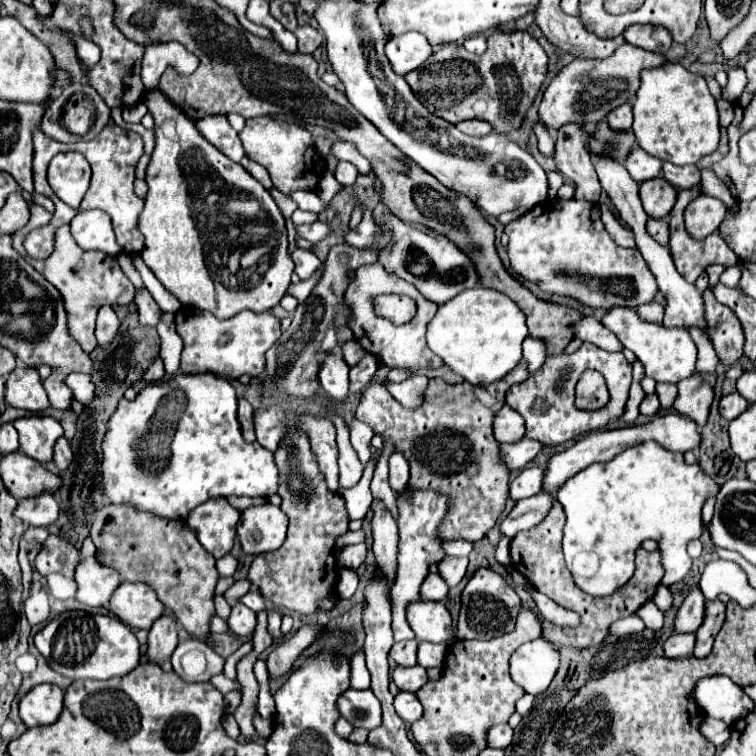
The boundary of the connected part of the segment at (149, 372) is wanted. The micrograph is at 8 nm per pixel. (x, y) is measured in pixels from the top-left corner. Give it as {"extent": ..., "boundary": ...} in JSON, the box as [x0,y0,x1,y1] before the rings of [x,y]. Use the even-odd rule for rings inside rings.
{"extent":[145,357,165,383],"boundary":[[[158,357],[151,366],[145,371],[145,382],[147,383],[154,383],[157,380],[161,380],[162,377],[165,375],[164,366],[162,359]]]}

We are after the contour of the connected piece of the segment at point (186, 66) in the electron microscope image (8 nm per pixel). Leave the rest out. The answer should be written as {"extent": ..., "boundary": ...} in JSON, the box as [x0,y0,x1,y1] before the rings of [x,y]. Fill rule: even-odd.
{"extent":[141,42,199,92],"boundary":[[[177,42],[147,46],[141,62],[141,80],[145,84],[145,92],[157,90],[159,78],[167,66],[173,66],[183,74],[191,74],[199,66],[199,60],[191,52],[185,52]]]}

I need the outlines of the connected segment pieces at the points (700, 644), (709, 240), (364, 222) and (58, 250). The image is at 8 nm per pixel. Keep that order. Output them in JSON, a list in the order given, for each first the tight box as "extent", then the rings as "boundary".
[{"extent":[693,600,726,658],"boundary":[[[706,600],[705,603],[705,620],[701,624],[701,628],[697,630],[697,646],[695,646],[695,652],[693,656],[697,658],[703,658],[711,652],[713,648],[713,640],[717,636],[717,632],[721,630],[723,626],[723,620],[725,620],[726,604],[719,601]]]},{"extent":[669,208,737,282],"boundary":[[[675,208],[669,214],[669,228],[671,228],[671,240],[669,240],[669,252],[675,260],[675,266],[685,280],[695,282],[705,268],[689,268],[691,264],[709,266],[709,264],[723,264],[733,266],[737,264],[735,252],[725,244],[725,240],[713,233],[704,240],[695,240],[689,236],[689,232],[683,226],[683,210]]]},{"extent":[345,210,377,248],"boundary":[[[363,210],[363,218],[355,230],[345,232],[345,242],[355,248],[367,248],[375,242],[377,226],[373,222],[373,214],[369,210]]]},{"extent":[25,224,135,354],"boundary":[[[69,224],[61,226],[55,232],[55,252],[45,260],[33,260],[25,256],[25,260],[45,276],[63,296],[63,304],[67,308],[67,326],[71,338],[79,342],[79,346],[91,354],[97,346],[95,340],[95,320],[101,306],[127,306],[135,298],[135,286],[129,282],[129,278],[123,274],[119,262],[105,252],[99,250],[83,250],[75,244],[75,238],[69,232]]]}]

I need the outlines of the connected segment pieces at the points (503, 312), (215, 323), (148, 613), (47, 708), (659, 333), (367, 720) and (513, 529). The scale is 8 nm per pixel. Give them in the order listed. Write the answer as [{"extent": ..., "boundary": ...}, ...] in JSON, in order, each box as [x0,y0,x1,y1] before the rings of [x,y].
[{"extent":[427,284,527,384],"boundary":[[[481,284],[459,292],[459,296],[451,298],[447,304],[441,304],[435,318],[427,326],[427,344],[429,348],[443,358],[443,362],[457,374],[461,374],[471,384],[491,384],[501,380],[507,372],[511,372],[521,360],[521,342],[527,336],[525,316],[505,294],[495,292],[493,288],[483,288]]]},{"extent":[175,308,281,380],"boundary":[[[181,308],[175,314],[177,334],[183,338],[183,354],[181,354],[181,370],[185,374],[195,372],[213,372],[227,380],[237,380],[243,374],[257,378],[265,368],[265,352],[279,340],[281,322],[279,318],[267,312],[239,312],[229,320],[219,320],[211,312]]]},{"extent":[109,582,171,630],"boundary":[[[123,582],[113,594],[109,610],[127,626],[143,630],[149,630],[157,618],[171,616],[167,606],[155,596],[155,590],[143,582]]]},{"extent":[19,684,63,728],"boundary":[[[39,684],[19,702],[19,718],[27,728],[45,726],[59,718],[63,710],[63,690],[55,684]]]},{"extent":[603,308,697,384],"boundary":[[[611,308],[603,316],[603,326],[615,332],[619,342],[641,360],[641,364],[645,366],[645,374],[655,382],[679,384],[679,380],[693,376],[697,362],[697,348],[687,330],[665,328],[663,324],[645,322],[631,308]]]},{"extent":[339,688,381,730],"boundary":[[[349,688],[339,698],[341,716],[347,718],[353,726],[375,730],[381,722],[381,704],[371,690],[353,690]]]},{"extent":[501,492,555,538],"boundary":[[[539,492],[537,496],[519,500],[517,506],[509,512],[509,516],[501,522],[501,532],[507,538],[513,538],[517,532],[537,526],[551,510],[555,496],[549,492]]]}]

